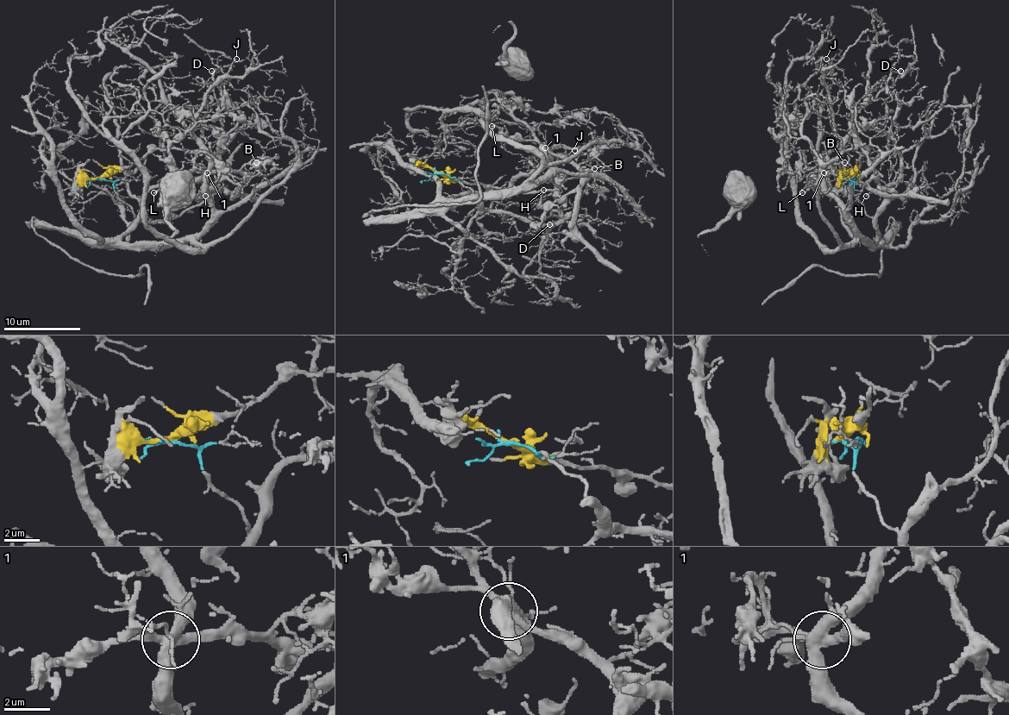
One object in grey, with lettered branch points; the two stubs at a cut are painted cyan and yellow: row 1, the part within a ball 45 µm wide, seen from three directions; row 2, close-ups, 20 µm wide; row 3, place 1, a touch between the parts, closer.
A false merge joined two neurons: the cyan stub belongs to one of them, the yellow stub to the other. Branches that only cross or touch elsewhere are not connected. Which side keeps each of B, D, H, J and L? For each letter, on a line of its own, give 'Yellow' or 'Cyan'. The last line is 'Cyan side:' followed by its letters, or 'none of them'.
B: Yellow
D: Cyan
H: Yellow
J: Cyan
L: Yellow
Cyan side: D, J

